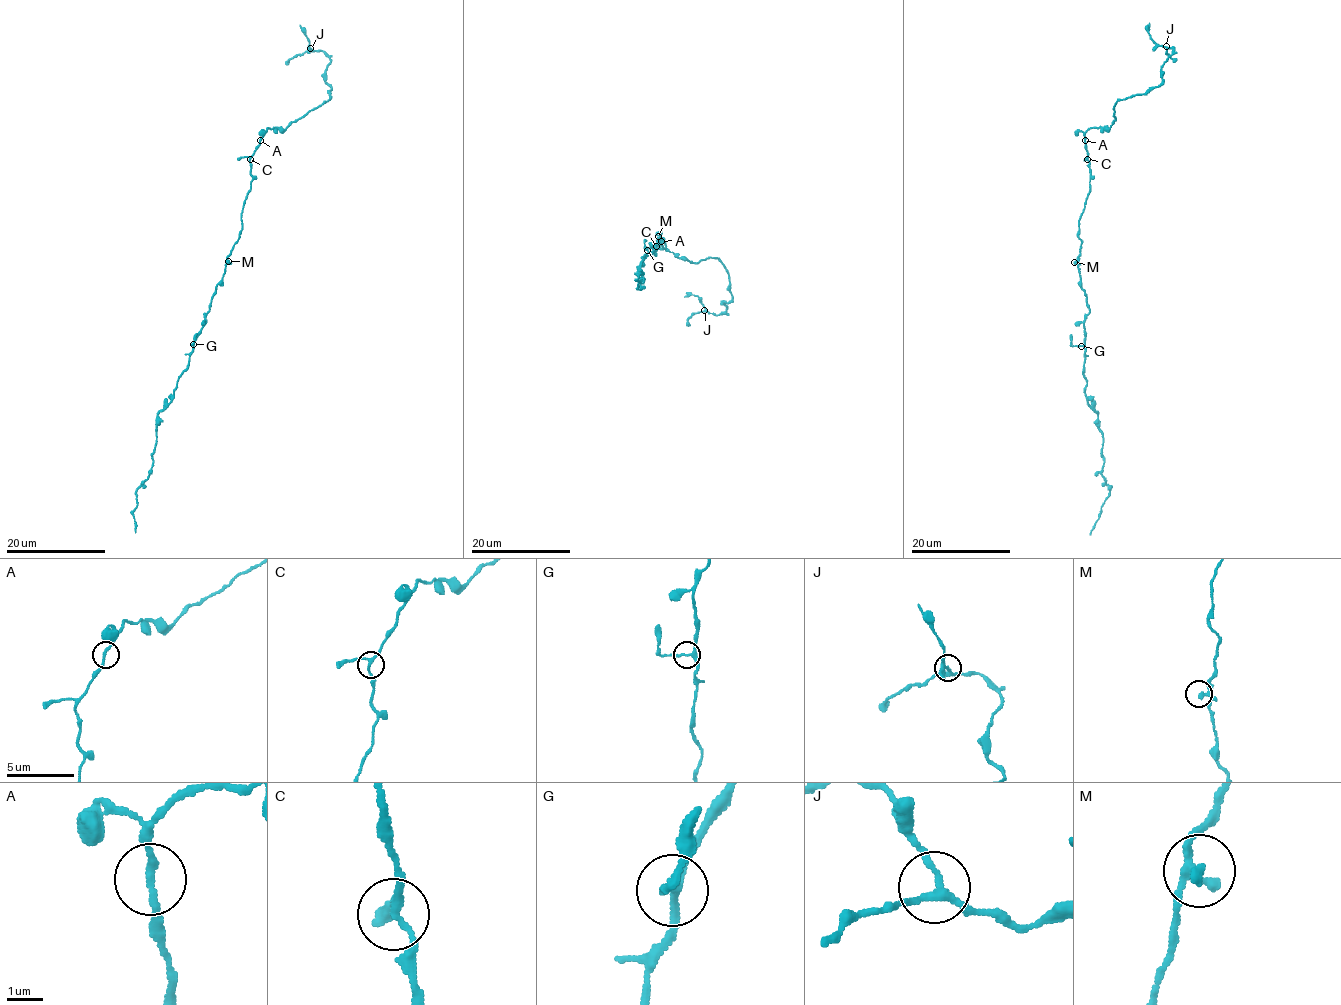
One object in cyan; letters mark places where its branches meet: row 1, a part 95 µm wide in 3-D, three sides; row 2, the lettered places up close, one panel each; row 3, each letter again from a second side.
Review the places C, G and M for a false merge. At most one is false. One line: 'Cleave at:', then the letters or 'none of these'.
Cleave at: none of these

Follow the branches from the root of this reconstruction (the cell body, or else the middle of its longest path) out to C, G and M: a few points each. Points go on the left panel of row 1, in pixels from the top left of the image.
C: (239, 236), (242, 205), (252, 178), (249, 159)
G: (239, 236), (211, 300), (205, 324), (193, 345)
M: (239, 236), (228, 261)

